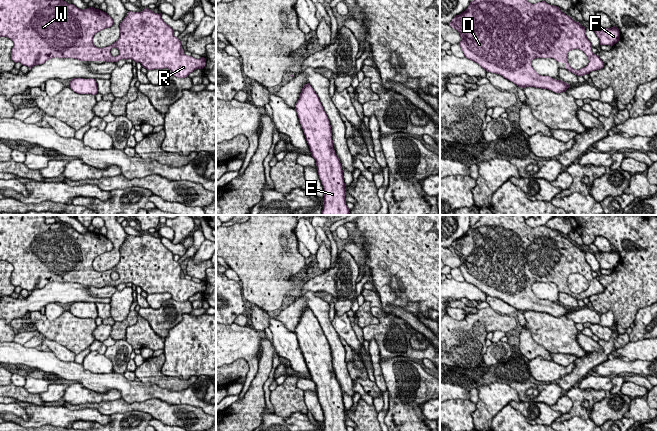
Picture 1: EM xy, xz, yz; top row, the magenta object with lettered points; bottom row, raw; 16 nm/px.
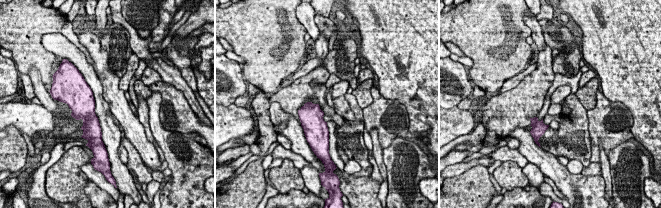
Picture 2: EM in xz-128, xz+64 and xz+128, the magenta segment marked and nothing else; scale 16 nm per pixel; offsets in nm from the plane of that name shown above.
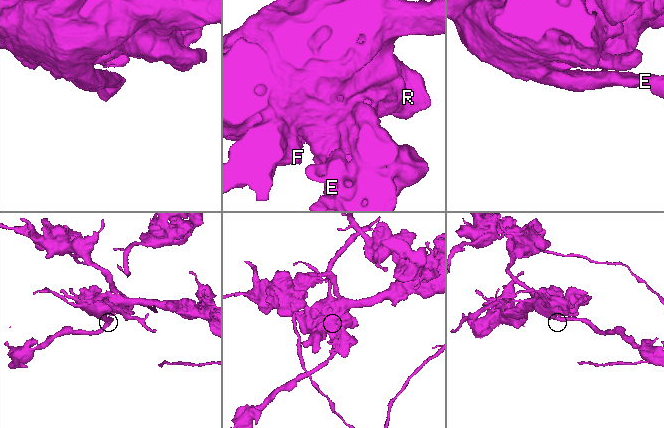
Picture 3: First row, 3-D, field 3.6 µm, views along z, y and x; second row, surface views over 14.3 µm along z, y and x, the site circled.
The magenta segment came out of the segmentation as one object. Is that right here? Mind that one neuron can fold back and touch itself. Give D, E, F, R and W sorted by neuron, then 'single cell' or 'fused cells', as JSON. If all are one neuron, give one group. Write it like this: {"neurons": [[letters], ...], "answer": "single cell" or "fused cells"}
{"neurons": [["D", "E", "F", "R", "W"]], "answer": "single cell"}

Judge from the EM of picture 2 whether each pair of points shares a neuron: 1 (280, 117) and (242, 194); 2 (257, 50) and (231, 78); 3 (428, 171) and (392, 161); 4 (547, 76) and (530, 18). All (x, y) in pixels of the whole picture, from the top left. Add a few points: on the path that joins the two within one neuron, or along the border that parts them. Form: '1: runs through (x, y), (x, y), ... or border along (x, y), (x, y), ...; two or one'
1: border along (269, 115), (271, 121); two
2: border along (241, 69), (242, 76), (247, 82); two
3: runs through (419, 169), (415, 169), (401, 161); one
4: border along (545, 43), (539, 51); two

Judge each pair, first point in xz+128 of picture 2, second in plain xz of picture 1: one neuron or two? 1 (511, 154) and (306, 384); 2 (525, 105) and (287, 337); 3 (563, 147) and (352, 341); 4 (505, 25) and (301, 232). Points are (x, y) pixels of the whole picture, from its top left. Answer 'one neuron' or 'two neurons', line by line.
1: one neuron
2: two neurons
3: two neurons
4: two neurons

